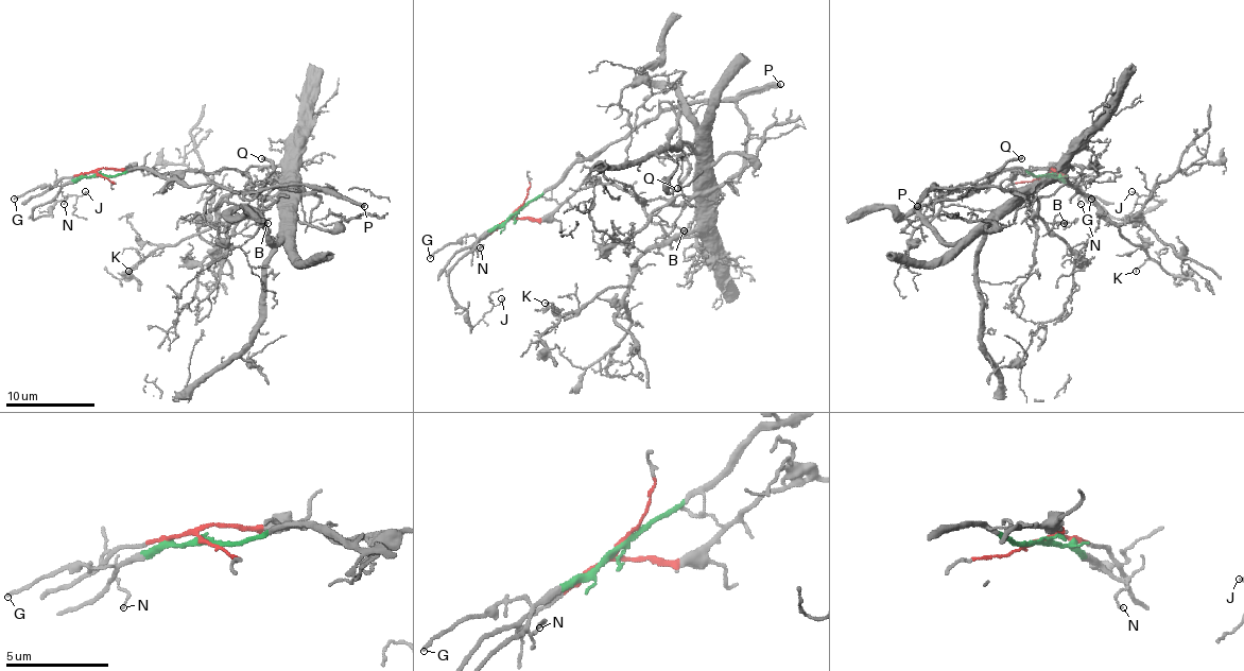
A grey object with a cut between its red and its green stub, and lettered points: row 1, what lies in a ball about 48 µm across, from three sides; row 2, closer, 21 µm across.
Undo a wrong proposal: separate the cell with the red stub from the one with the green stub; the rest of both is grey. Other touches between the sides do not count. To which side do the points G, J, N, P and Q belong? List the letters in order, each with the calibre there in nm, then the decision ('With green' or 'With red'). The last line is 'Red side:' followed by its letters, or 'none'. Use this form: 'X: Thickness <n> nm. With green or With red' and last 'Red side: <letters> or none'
G: Thickness 140 nm. With green
J: Thickness 140 nm. With green
N: Thickness 100 nm. With green
P: Thickness 360 nm. With green
Q: Thickness 280 nm. With green
Red side: none

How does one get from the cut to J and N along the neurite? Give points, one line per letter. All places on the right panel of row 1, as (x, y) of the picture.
J: (1043, 175), (1066, 179), (1115, 218), (1130, 220), (1153, 210), (1159, 204), (1149, 195), (1137, 195), (1130, 191)
N: (1043, 175), (1066, 179), (1080, 191), (1082, 204)

